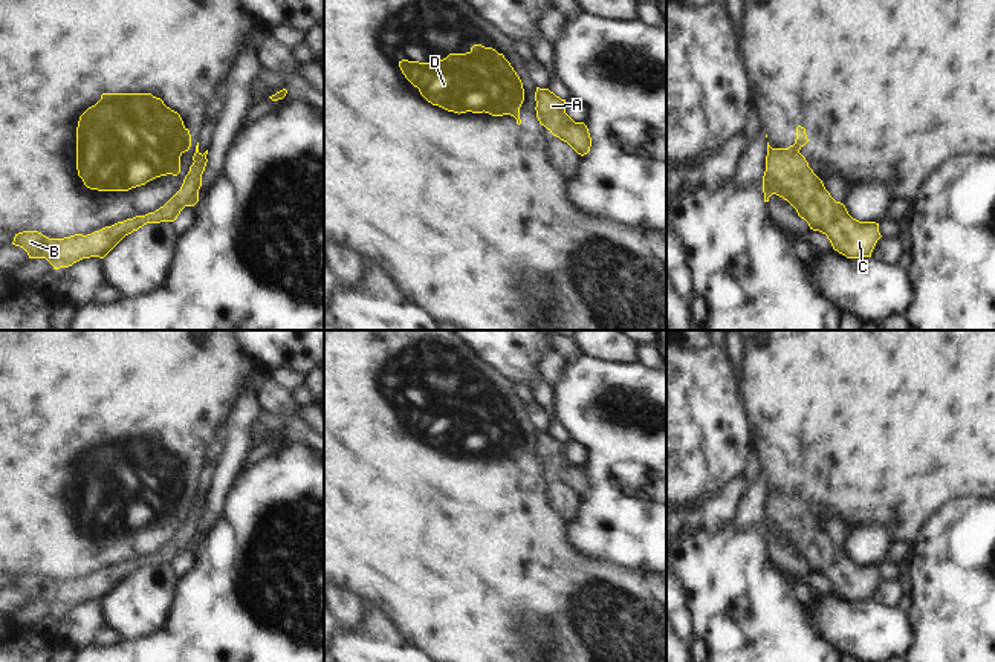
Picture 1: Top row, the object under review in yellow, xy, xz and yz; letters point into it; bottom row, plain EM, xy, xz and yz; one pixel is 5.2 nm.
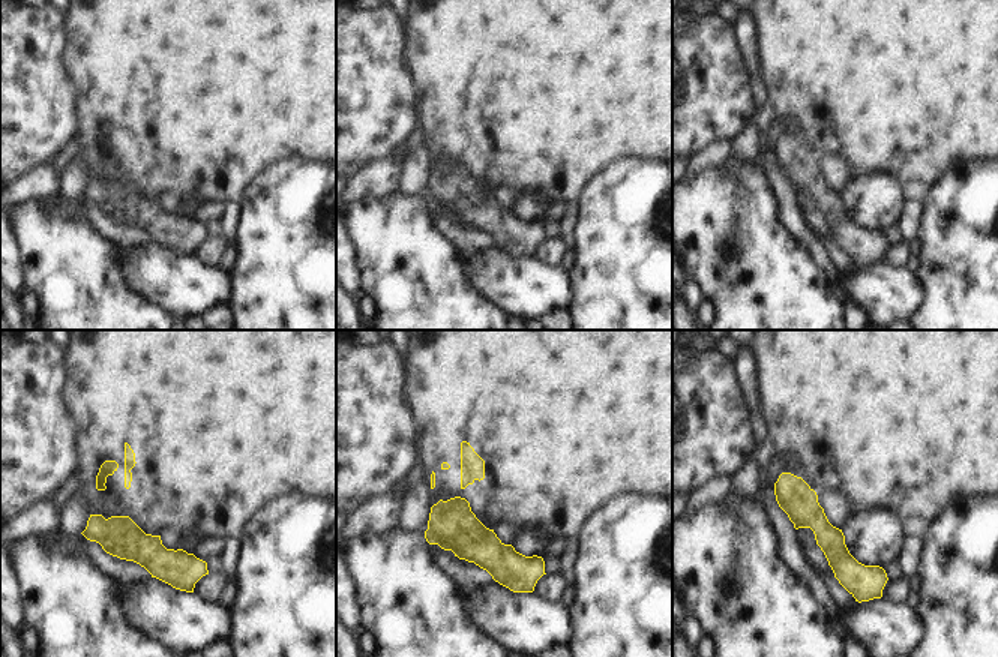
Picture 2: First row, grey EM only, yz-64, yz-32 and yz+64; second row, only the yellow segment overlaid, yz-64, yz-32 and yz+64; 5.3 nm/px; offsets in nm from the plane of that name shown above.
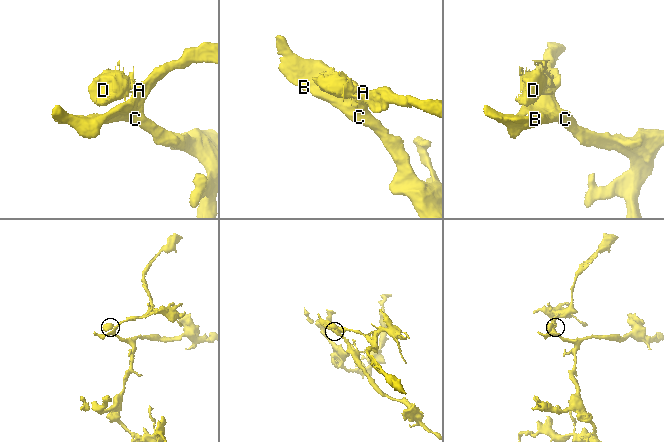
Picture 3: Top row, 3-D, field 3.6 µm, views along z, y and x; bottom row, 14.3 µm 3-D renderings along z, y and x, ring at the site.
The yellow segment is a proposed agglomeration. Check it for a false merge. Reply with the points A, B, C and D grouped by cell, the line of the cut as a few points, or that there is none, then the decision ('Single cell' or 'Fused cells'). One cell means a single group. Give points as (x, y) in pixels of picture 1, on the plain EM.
Groups: A B C / D. Split along yz (787, 491), (798, 494). Fused cells

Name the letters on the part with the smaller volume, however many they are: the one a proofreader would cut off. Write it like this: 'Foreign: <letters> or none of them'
Foreign: D

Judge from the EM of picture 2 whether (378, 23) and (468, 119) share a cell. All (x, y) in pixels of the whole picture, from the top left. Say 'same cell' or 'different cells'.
different cells

